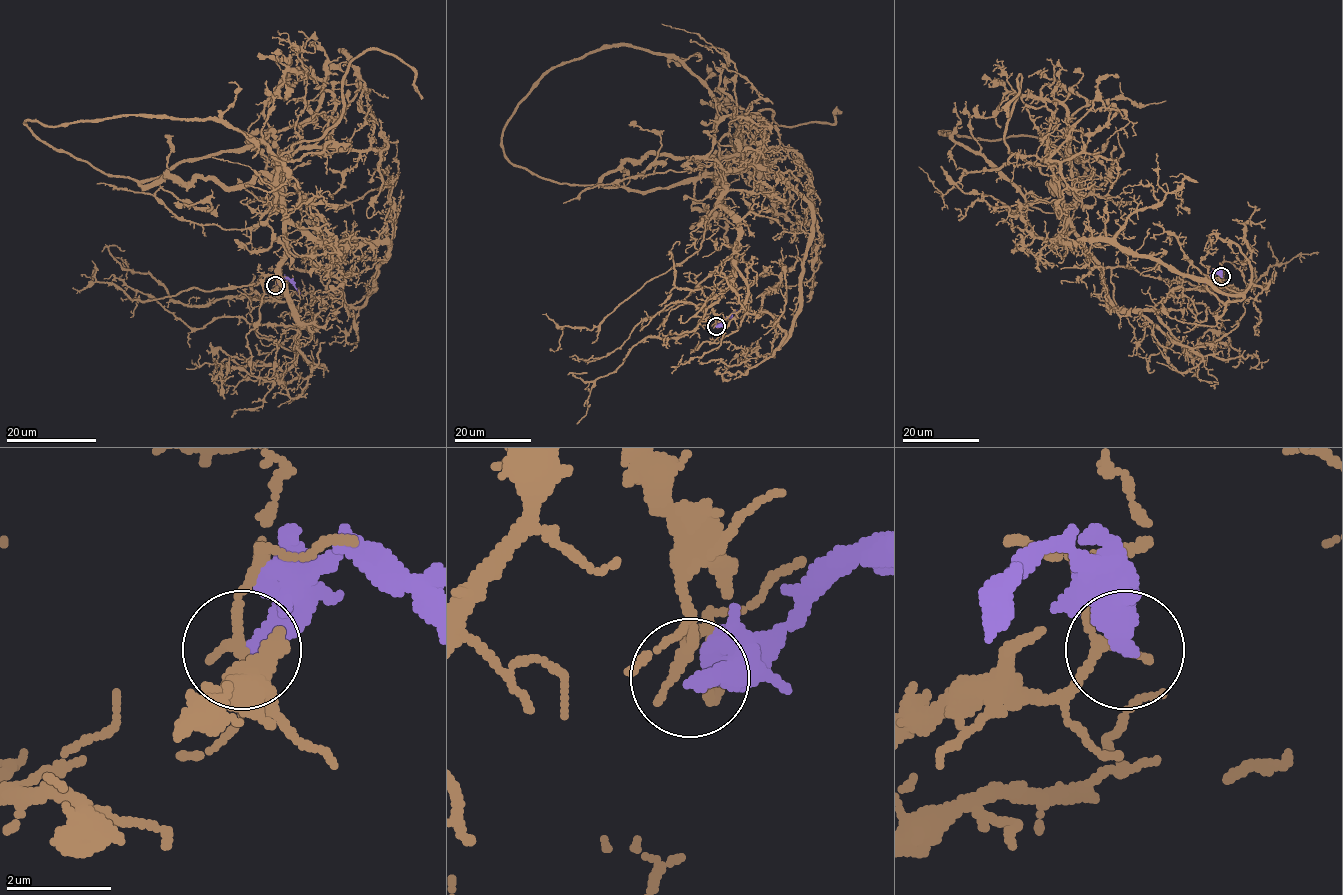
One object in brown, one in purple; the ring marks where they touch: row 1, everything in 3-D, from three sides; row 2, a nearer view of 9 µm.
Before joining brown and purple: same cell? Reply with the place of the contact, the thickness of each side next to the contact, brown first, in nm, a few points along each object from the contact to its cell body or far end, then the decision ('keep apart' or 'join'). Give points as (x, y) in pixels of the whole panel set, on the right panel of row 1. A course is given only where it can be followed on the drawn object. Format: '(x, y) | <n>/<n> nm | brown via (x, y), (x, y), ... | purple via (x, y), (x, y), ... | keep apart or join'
(1221, 276) | 180/380 nm | brown via (1221, 277), (1119, 310), (1083, 240), (1068, 224), (1061, 235), (1259, 286), (1253, 326) | purple via (1221, 277), (1215, 269), (1205, 283) | keep apart

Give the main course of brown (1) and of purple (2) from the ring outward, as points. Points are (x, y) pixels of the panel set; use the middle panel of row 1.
1: (715, 326), (713, 290), (736, 258), (723, 176), (756, 166), (811, 207), (800, 309), (753, 367), (699, 358)
2: (716, 326), (736, 310)

